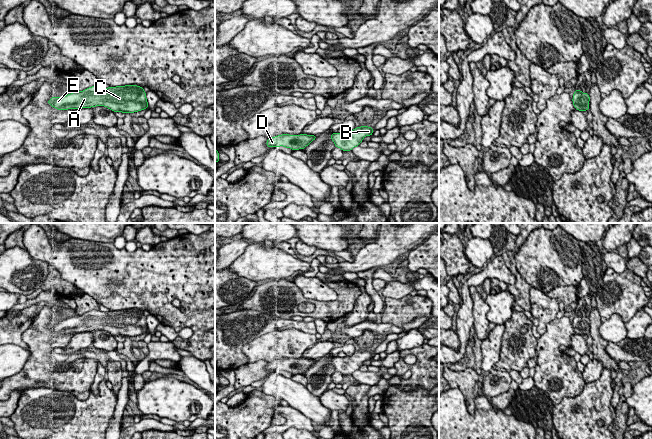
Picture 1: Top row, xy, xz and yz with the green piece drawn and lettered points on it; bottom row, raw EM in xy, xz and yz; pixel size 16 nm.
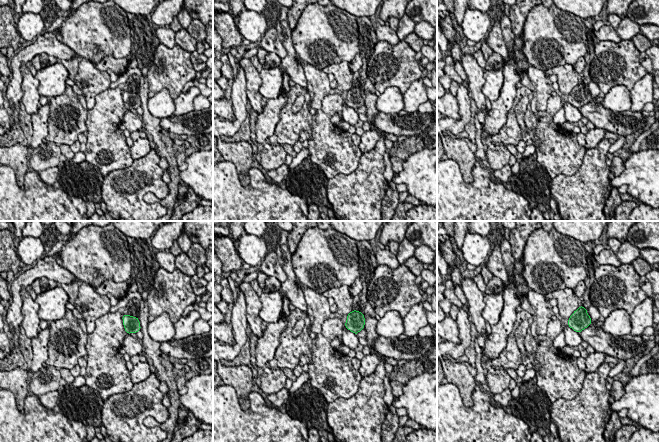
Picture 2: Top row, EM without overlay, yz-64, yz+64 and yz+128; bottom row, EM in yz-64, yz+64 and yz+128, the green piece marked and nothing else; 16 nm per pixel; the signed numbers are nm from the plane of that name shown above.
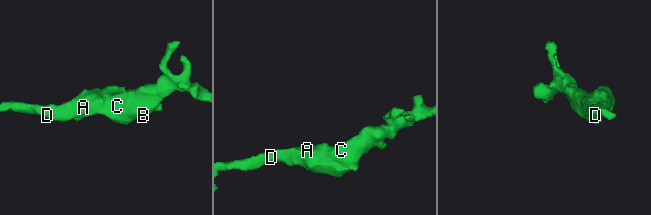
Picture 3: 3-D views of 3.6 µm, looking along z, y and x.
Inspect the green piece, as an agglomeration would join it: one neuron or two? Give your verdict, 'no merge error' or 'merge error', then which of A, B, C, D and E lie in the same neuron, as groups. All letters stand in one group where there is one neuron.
no merge error; A B C D E

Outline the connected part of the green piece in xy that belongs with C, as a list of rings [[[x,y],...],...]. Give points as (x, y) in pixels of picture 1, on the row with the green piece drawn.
[[[125,85],[102,88],[88,87],[83,91],[75,90],[63,97],[53,96],[47,101],[57,110],[91,108],[104,106],[113,112],[134,113],[148,108],[144,88],[138,85]]]

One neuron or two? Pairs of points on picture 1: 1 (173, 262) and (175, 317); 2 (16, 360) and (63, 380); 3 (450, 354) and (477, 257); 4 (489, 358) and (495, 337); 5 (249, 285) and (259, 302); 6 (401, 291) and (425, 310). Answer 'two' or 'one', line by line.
1: one
2: two
3: two
4: one
5: two
6: two

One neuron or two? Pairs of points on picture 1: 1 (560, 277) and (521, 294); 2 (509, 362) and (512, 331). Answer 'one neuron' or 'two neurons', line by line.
1: two neurons
2: one neuron

